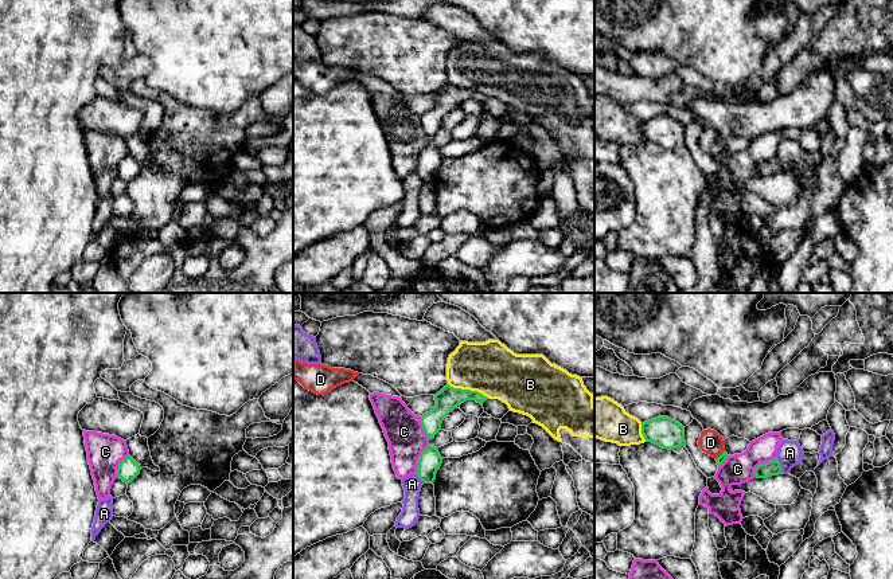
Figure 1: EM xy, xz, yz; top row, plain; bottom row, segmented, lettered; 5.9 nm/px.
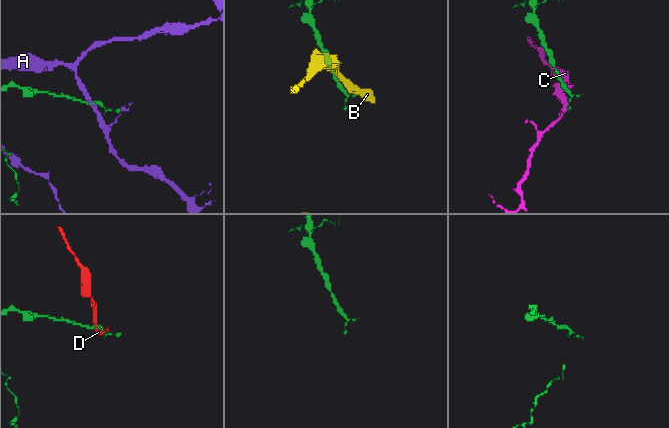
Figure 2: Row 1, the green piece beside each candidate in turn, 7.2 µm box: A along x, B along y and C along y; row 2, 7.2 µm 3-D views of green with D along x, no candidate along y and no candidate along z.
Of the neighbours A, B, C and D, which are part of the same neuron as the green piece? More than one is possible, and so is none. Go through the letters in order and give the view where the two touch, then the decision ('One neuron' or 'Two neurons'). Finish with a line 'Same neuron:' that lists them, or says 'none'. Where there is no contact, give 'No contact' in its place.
A: Touches green in yz. Two neurons
B: Touches green in xz. Two neurons
C: Touches green in yz. Two neurons
D: Touches green in yz. Two neurons
Same neuron: none

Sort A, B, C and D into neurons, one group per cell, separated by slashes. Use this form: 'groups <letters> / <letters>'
groups A / B / C / D

